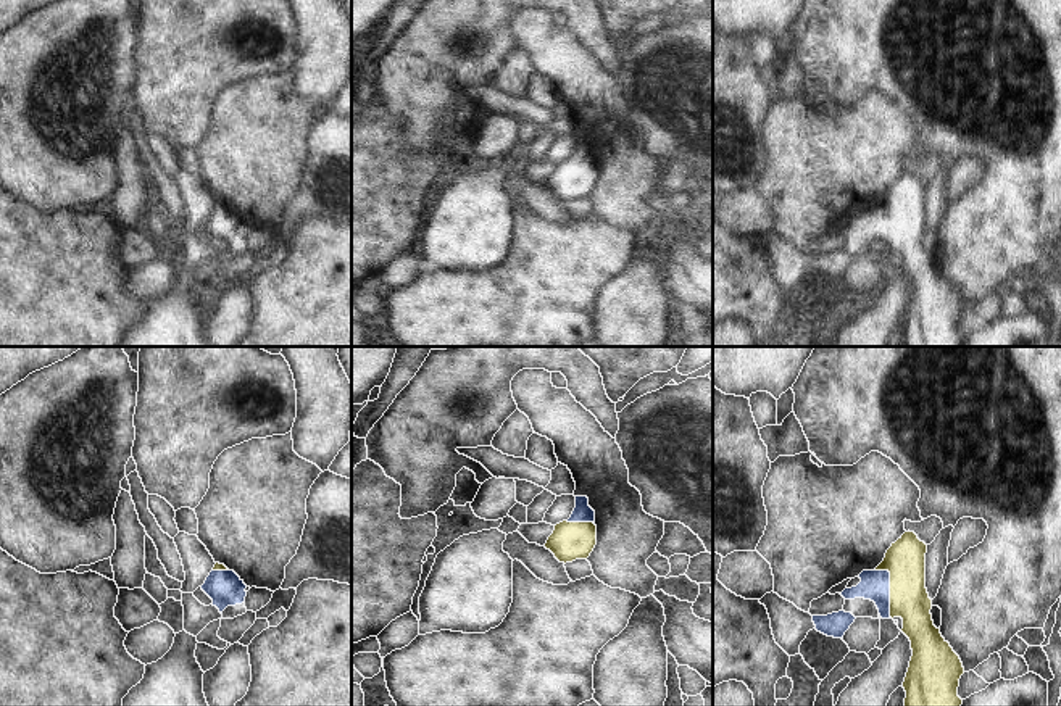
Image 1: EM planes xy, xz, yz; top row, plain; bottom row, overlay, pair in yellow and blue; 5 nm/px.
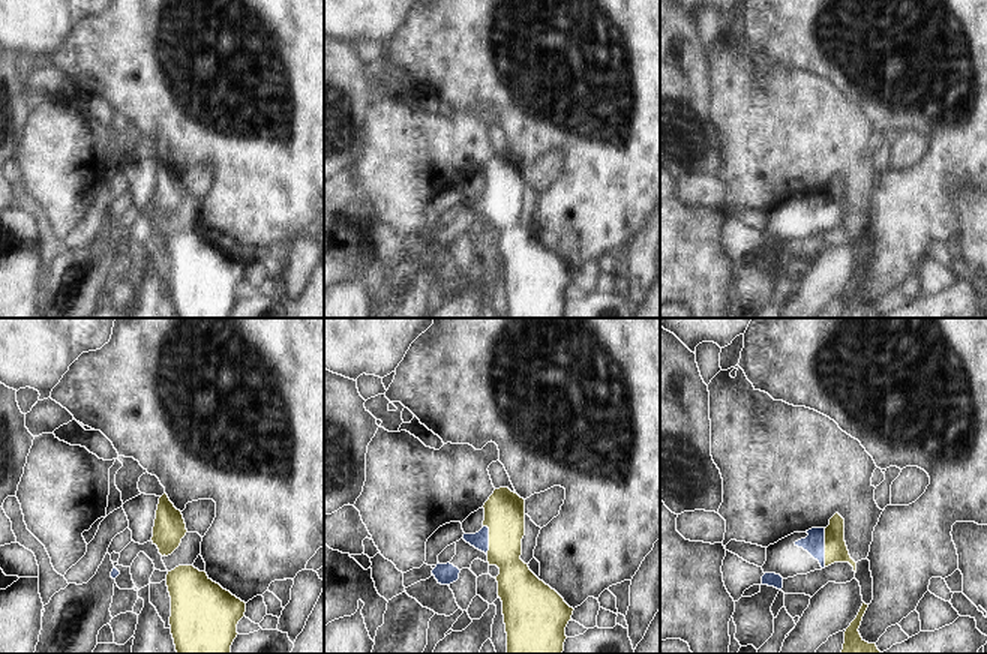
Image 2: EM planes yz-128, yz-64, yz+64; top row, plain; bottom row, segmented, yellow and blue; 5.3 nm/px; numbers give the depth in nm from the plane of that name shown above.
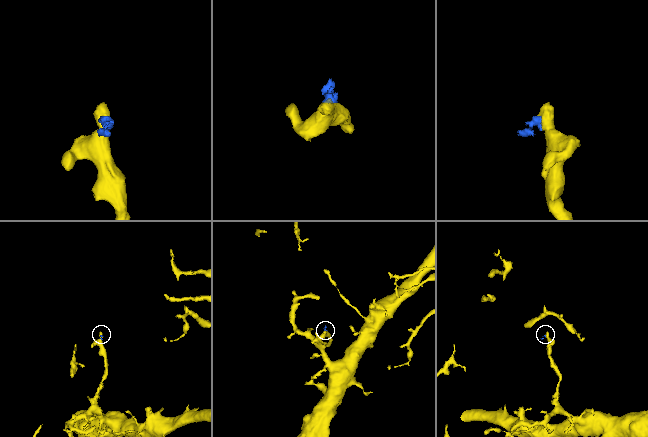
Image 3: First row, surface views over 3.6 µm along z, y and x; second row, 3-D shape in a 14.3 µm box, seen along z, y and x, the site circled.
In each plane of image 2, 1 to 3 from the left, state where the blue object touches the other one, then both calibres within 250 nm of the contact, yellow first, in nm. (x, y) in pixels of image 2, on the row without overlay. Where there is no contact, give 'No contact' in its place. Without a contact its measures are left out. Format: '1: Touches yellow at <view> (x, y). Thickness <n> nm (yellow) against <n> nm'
1: No contact
2: Touches yellow at yz-64 (489, 203). Thickness 220 nm (yellow) against 100 nm
3: Touches yellow at yz+64 (825, 212). Thickness 130 nm (yellow) against 110 nm

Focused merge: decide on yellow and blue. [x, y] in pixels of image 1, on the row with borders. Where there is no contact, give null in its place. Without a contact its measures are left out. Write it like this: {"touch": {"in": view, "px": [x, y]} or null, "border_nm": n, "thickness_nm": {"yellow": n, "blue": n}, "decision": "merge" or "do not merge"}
{"touch": {"in": "yz", "px": [890, 587]}, "border_nm": 260, "thickness_nm": {"yellow": 200, "blue": 150}, "decision": "merge"}

